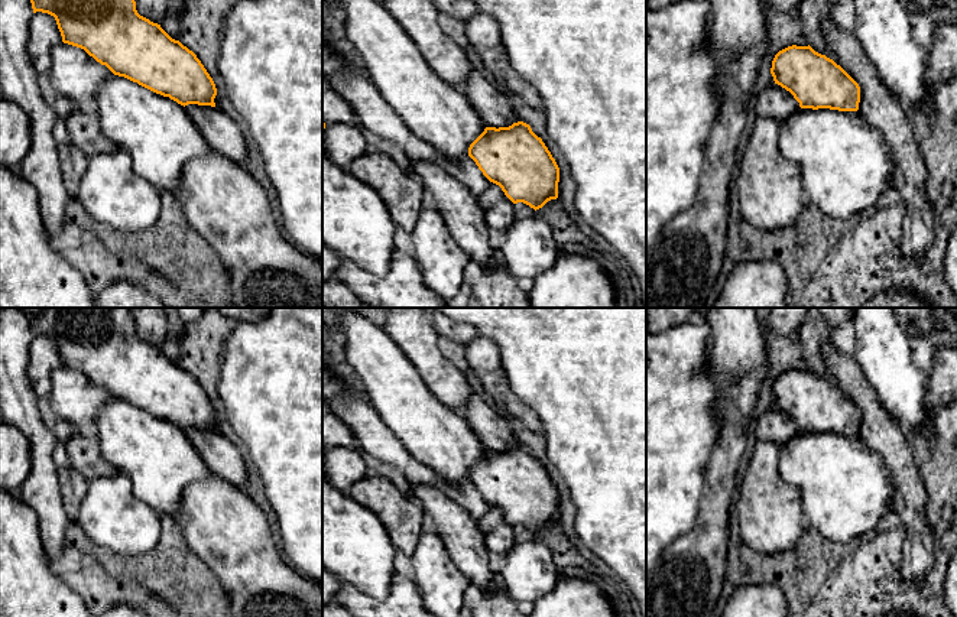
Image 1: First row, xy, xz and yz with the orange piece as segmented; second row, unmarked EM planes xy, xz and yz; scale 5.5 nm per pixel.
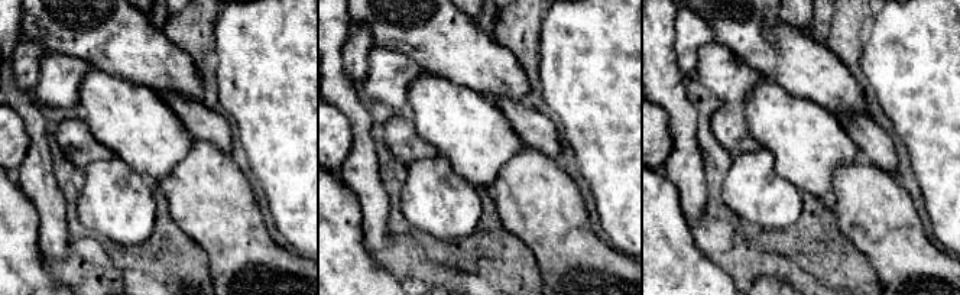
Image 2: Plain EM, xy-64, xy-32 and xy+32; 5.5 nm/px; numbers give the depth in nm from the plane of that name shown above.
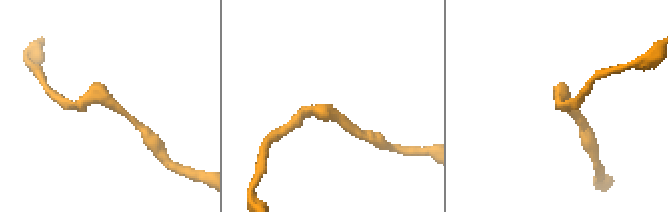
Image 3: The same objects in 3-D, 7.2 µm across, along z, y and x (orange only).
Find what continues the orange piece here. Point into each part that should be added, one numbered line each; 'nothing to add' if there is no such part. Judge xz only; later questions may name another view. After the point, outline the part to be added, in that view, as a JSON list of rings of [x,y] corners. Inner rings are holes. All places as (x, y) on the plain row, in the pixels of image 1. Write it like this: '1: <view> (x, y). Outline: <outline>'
nothing to add

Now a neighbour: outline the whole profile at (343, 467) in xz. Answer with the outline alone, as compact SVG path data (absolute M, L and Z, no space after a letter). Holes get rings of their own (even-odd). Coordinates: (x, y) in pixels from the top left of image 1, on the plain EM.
M328 446L322 454L322 474L328 483L346 493L369 475L369 470L360 448Z

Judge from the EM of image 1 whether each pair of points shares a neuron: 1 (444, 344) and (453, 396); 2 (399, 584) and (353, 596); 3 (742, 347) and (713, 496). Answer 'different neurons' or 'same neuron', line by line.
1: different neurons
2: same neuron
3: same neuron

